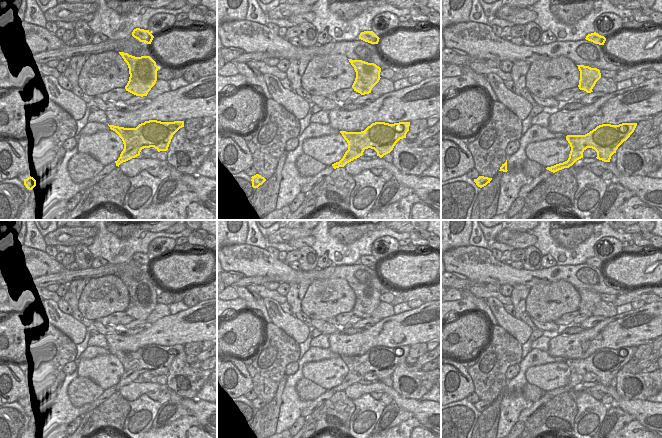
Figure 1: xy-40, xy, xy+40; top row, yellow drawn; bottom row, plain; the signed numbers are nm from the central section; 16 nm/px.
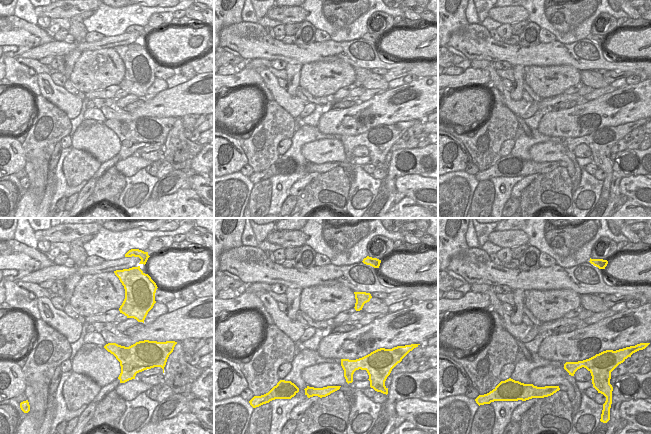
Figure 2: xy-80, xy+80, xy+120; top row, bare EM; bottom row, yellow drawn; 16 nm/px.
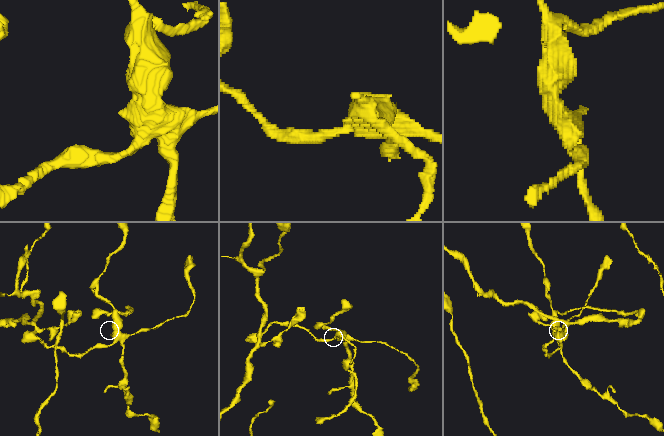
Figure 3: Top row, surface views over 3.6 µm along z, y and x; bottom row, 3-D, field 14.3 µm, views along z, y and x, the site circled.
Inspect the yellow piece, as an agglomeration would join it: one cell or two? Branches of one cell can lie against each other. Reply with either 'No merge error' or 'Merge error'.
Merge error

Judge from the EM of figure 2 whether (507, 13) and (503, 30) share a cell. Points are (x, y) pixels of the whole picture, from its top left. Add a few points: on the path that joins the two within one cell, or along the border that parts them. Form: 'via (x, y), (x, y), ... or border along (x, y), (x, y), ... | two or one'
border along (502, 23), (510, 24) | two

